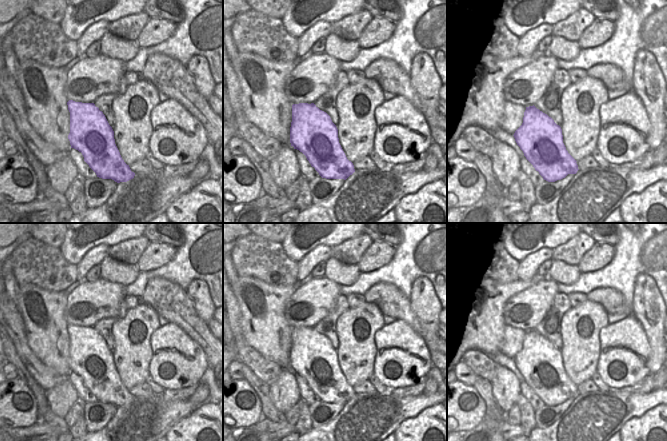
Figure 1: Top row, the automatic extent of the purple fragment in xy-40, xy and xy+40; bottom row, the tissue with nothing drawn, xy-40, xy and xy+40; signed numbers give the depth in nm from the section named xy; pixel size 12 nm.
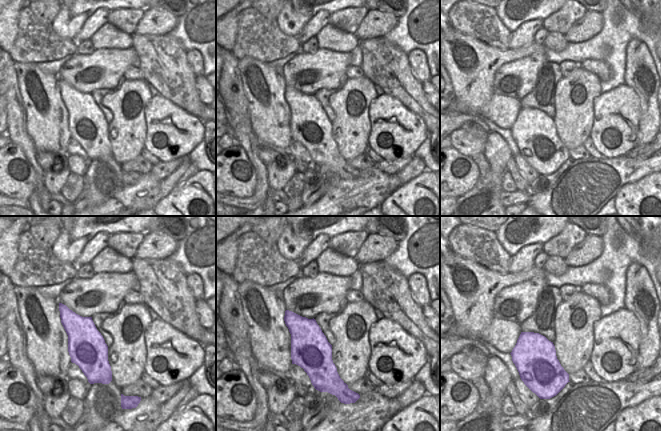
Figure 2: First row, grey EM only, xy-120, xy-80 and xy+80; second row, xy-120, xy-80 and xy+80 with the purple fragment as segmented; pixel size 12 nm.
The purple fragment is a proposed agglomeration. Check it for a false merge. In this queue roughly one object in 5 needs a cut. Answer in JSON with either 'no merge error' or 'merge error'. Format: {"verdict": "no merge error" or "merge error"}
{"verdict": "no merge error"}

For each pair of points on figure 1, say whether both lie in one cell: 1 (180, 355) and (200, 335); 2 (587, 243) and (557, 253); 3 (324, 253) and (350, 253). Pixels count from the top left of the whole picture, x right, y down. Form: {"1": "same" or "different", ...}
{"1": "different", "2": "same", "3": "different"}

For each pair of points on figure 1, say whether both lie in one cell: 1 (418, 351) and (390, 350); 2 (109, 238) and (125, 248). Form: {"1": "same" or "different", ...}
{"1": "same", "2": "different"}

